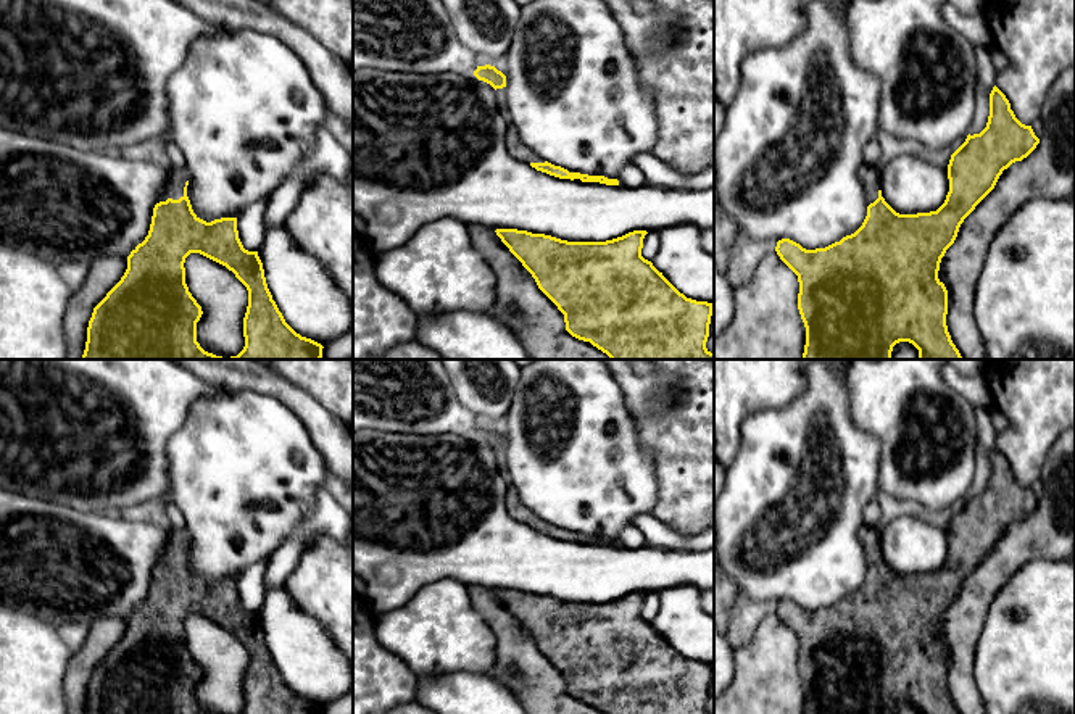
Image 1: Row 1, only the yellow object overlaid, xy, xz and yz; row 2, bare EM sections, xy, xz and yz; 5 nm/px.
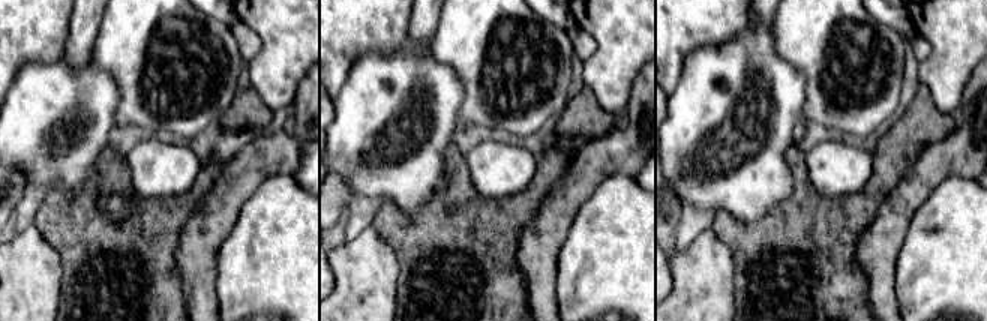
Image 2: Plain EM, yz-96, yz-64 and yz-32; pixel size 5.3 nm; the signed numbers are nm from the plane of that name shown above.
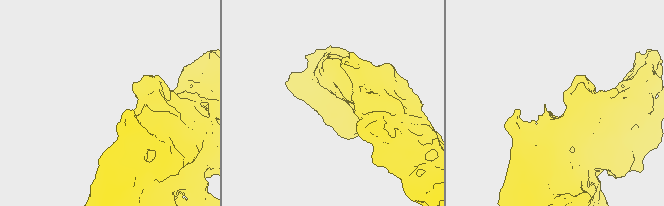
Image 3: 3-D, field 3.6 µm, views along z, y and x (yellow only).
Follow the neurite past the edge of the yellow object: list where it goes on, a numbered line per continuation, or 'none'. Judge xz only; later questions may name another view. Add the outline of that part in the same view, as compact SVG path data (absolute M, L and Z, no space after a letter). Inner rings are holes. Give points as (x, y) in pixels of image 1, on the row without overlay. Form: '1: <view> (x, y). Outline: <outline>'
1: xz (513, 503). Outline: M506 477L506 496L504 496L504 501L506 501L506 509L508 509L508 514L522 522L522 524L545 524L543 519L540 519L535 513L525 509L522 504L521 504L521 500L519 500L519 495L514 488L514 485L511 484L511 480Z

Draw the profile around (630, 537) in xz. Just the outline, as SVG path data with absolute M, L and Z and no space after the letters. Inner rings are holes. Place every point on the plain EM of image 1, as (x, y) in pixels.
M627 525L617 537L621 546L637 550L648 545L641 530L635 525Z

